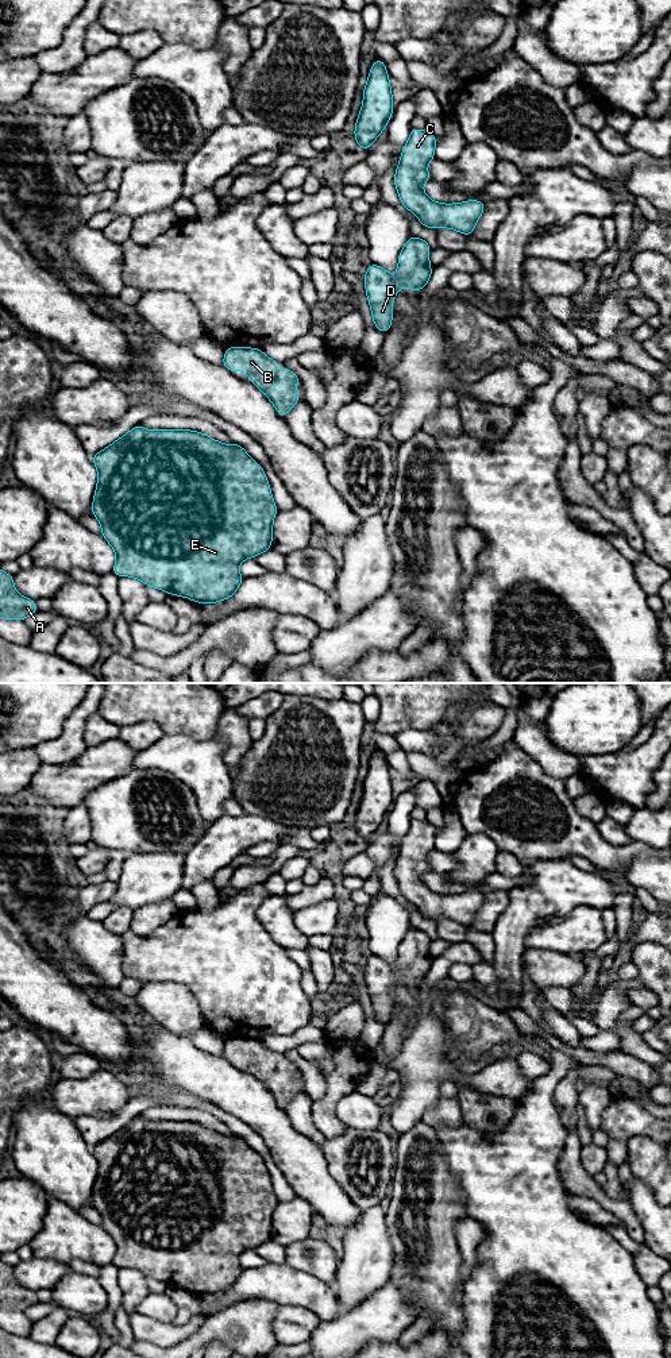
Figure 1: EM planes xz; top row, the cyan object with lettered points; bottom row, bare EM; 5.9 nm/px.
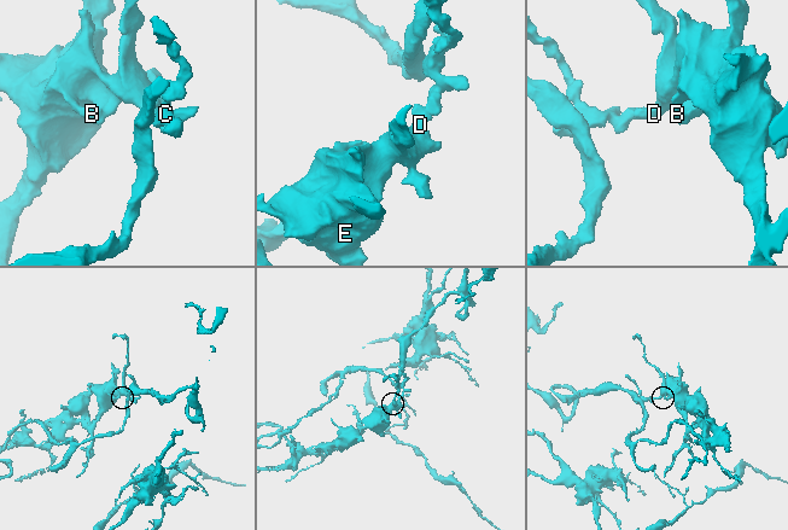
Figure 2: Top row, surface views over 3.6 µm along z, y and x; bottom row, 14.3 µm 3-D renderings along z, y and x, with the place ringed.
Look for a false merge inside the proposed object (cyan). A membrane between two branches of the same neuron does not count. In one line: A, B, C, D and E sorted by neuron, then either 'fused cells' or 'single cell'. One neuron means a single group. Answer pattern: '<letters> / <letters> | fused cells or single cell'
A B C D E | single cell

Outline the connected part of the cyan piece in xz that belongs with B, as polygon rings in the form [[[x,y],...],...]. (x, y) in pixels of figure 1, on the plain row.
[[[231,1038],[224,1042],[223,1056],[230,1062],[247,1062],[247,1069],[273,1093],[281,1108],[300,1091],[296,1080],[298,1066],[288,1060],[279,1060],[262,1041]]]

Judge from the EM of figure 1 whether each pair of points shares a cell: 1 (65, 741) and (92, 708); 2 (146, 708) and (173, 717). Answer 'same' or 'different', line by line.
1: same
2: same

